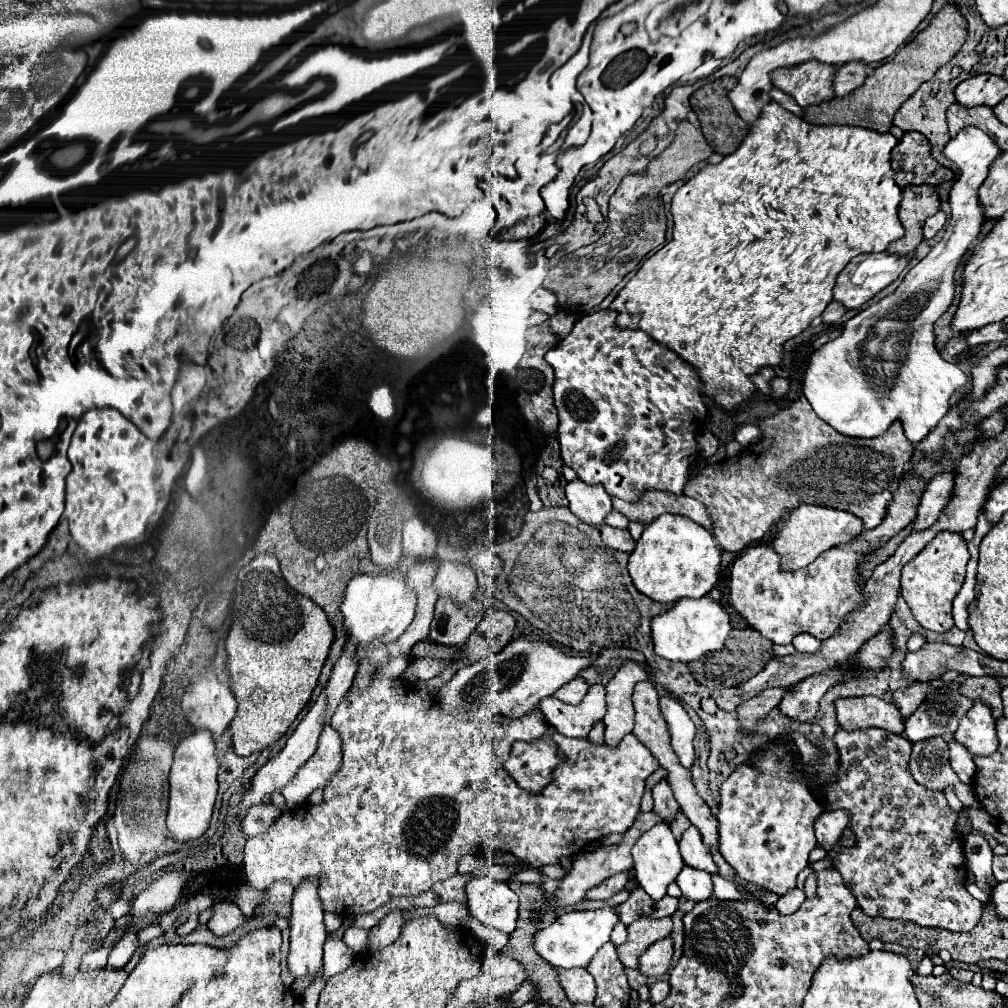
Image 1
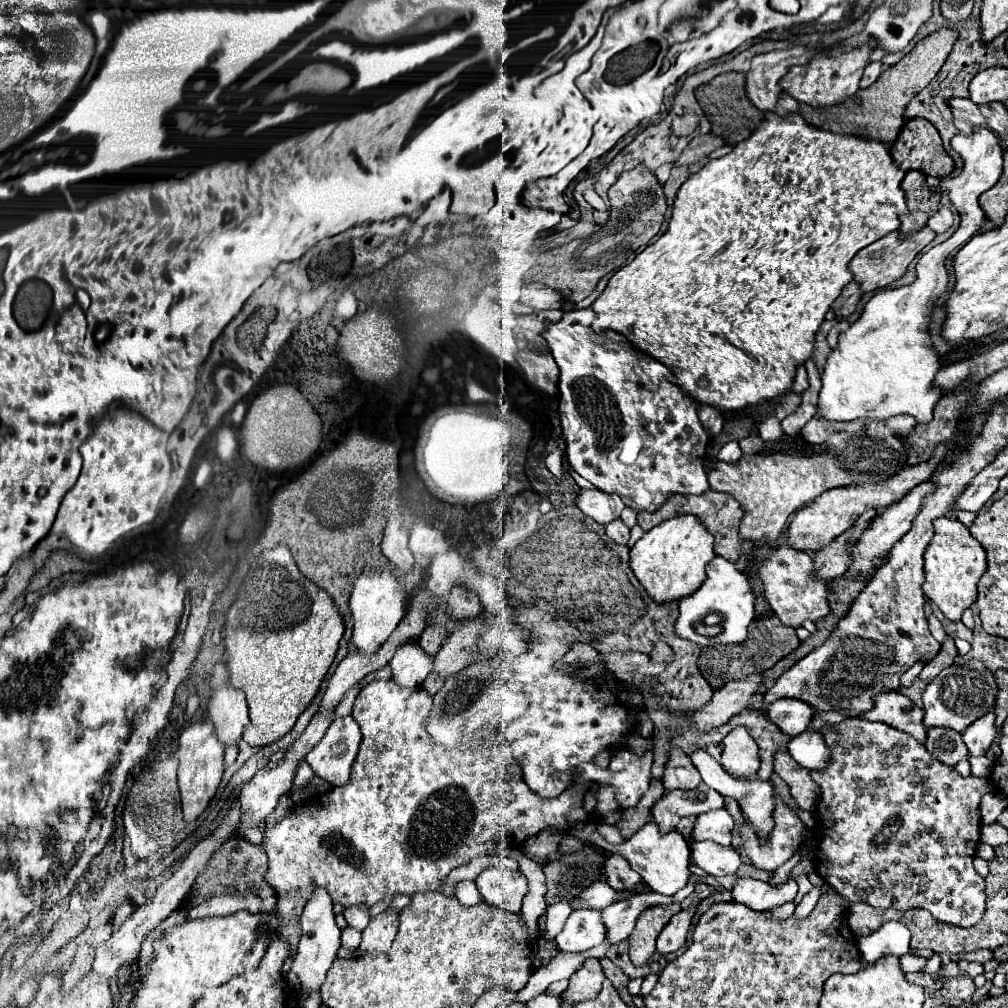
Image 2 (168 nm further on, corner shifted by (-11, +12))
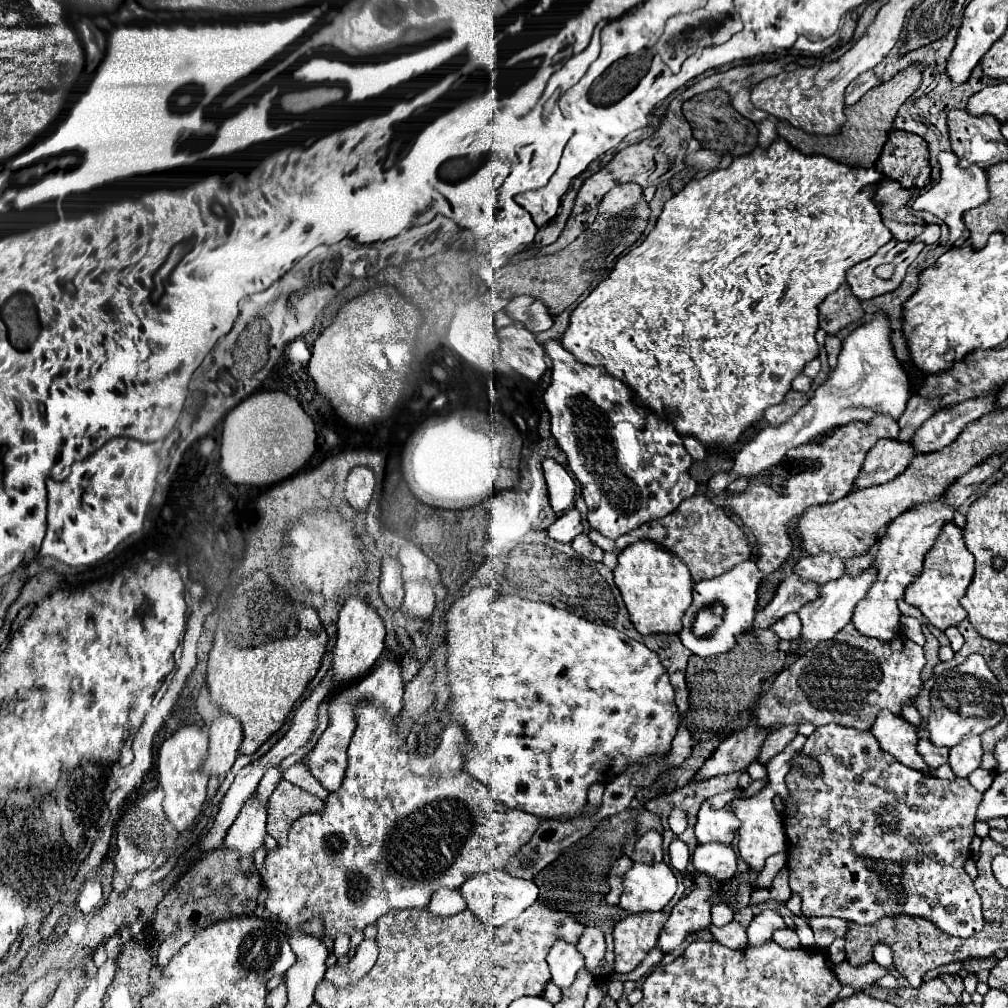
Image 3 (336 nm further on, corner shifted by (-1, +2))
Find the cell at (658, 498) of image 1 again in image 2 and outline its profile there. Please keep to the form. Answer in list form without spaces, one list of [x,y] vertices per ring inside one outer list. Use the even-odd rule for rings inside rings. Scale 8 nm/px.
[[[708,489],[701,495],[673,495],[671,499],[667,499],[667,503],[663,507],[659,507],[659,511],[653,511],[653,513],[647,513],[647,511],[641,511],[637,515],[637,525],[643,529],[643,531],[649,531],[653,529],[655,525],[659,525],[661,521],[669,519],[669,517],[677,517],[677,515],[695,515],[705,527],[707,531],[711,531],[711,535],[715,537],[715,555],[735,563],[739,561],[741,557],[741,535],[739,535],[739,523],[745,515],[743,507],[727,493],[717,493],[712,489]]]

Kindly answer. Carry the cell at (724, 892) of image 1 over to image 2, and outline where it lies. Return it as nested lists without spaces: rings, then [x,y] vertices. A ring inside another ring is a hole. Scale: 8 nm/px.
[[[737,879],[731,895],[735,903],[743,903],[753,911],[765,911],[793,901],[797,895],[797,883],[789,879],[779,887],[771,887],[757,879]]]

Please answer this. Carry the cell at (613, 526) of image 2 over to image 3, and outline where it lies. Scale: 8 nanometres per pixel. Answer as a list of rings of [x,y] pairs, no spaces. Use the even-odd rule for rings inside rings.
[[[579,535],[579,537],[575,537],[575,541],[571,541],[571,545],[573,545],[573,549],[575,549],[579,555],[583,555],[583,557],[589,559],[589,561],[601,561],[603,555],[605,555],[605,551],[603,551],[601,547],[597,547],[597,545],[589,539],[589,535]]]

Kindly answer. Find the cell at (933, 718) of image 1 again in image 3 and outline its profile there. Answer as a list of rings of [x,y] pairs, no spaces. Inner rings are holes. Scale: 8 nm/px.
[[[969,655],[967,661],[955,669],[945,671],[941,677],[935,677],[935,685],[929,691],[929,717],[927,717],[927,733],[933,745],[945,745],[953,747],[959,743],[963,735],[981,735],[983,731],[991,729],[1003,719],[1005,711],[1001,705],[1001,687],[997,685],[997,679],[993,673],[989,673],[989,667],[985,665],[985,659],[981,655]]]

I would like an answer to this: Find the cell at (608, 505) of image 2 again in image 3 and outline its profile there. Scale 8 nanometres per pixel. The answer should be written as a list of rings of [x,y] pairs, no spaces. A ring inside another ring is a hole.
[[[569,509],[547,529],[549,529],[549,537],[553,537],[553,539],[557,539],[561,543],[569,543],[579,533],[589,529],[589,523],[581,517],[581,513],[577,509]]]

